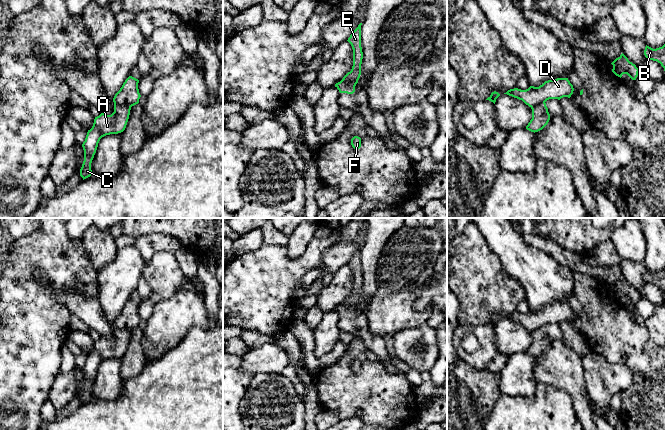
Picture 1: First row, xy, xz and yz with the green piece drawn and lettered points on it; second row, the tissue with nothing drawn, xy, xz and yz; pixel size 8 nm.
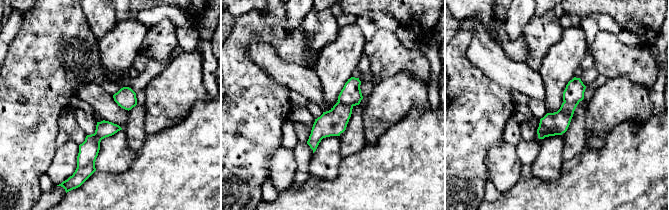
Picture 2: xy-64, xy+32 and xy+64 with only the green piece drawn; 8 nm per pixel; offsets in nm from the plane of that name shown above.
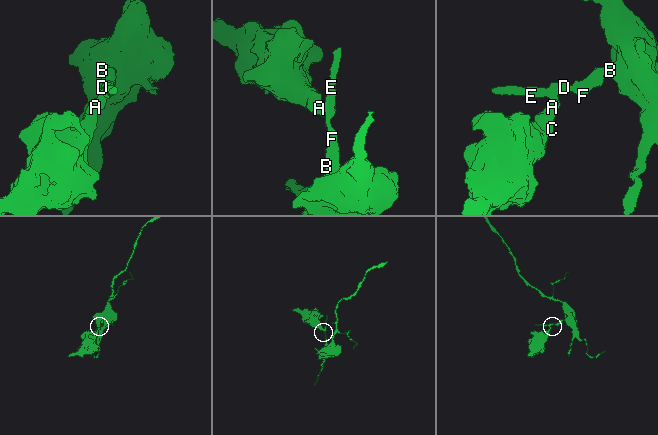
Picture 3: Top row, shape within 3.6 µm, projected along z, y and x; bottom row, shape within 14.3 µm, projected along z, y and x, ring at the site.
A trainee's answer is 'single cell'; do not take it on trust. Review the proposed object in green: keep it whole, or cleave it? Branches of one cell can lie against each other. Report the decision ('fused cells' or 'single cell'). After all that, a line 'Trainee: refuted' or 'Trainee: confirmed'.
fused cells
Trainee: refuted

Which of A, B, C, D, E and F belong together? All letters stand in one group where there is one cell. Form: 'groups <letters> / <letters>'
groups A C / B D E F

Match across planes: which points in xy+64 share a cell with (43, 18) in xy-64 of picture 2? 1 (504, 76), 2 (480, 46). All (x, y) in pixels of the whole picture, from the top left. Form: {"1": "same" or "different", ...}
{"1": "different", "2": "different"}

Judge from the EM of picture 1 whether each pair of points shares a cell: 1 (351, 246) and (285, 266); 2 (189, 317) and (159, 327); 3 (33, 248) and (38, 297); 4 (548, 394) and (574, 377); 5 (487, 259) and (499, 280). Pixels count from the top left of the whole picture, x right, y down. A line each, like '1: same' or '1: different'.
1: different
2: same
3: same
4: different
5: same

